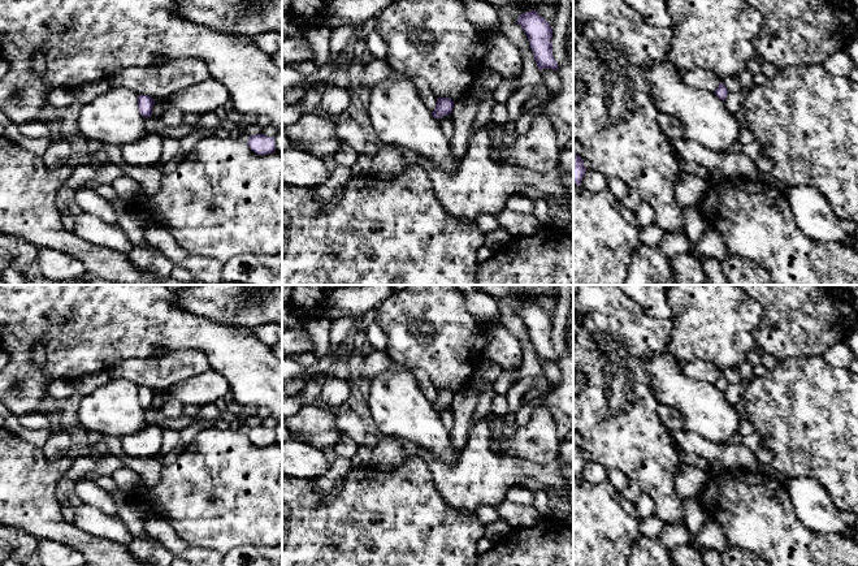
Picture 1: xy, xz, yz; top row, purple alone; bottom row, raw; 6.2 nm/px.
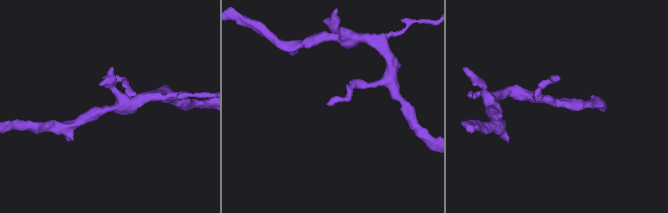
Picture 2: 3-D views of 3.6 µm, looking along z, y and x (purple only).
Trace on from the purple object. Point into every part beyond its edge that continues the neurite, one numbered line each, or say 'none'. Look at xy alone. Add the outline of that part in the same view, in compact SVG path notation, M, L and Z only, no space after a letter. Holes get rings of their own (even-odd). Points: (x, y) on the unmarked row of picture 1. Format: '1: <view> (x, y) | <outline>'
none

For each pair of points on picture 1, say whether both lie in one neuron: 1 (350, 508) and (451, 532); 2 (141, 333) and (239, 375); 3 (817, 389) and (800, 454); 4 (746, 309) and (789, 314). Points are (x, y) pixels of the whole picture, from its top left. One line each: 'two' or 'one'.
1: one
2: one
3: one
4: two

